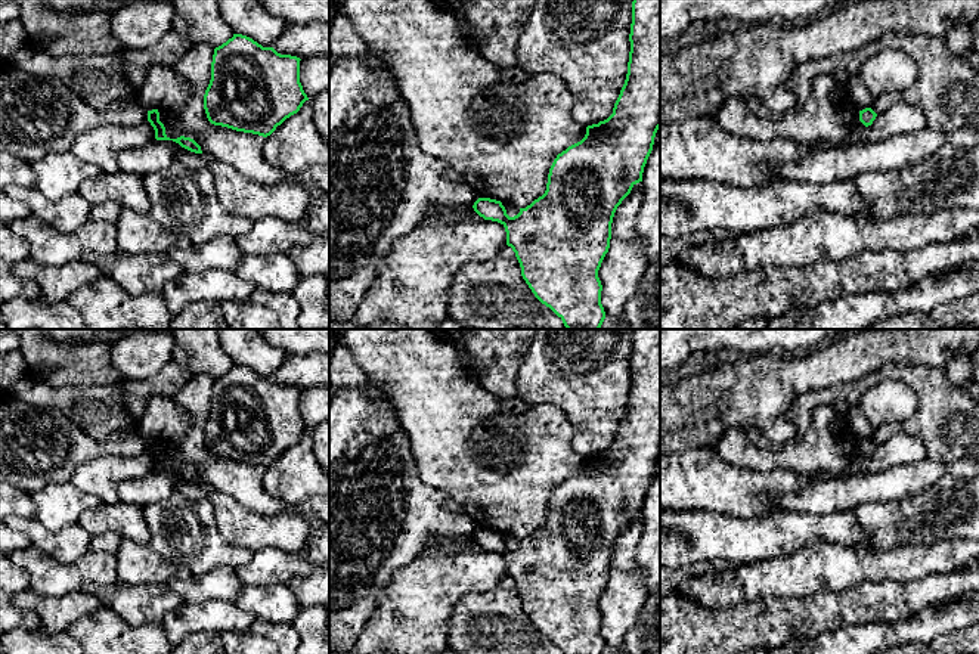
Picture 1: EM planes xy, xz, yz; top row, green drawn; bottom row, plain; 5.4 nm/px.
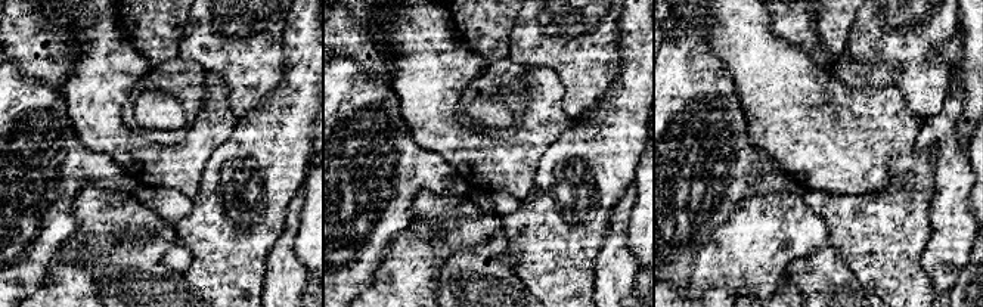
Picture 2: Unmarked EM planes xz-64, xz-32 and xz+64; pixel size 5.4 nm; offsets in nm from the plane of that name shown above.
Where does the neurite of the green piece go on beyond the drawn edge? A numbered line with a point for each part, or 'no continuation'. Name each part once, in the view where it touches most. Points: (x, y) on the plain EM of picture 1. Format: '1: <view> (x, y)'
no continuation

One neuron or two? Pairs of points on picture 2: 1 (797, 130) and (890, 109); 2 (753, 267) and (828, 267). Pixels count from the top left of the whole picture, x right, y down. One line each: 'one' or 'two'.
1: one
2: two

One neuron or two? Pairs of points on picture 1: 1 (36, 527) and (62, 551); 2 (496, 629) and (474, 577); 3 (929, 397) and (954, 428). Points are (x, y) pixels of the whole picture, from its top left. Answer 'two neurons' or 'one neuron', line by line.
1: one neuron
2: two neurons
3: one neuron

